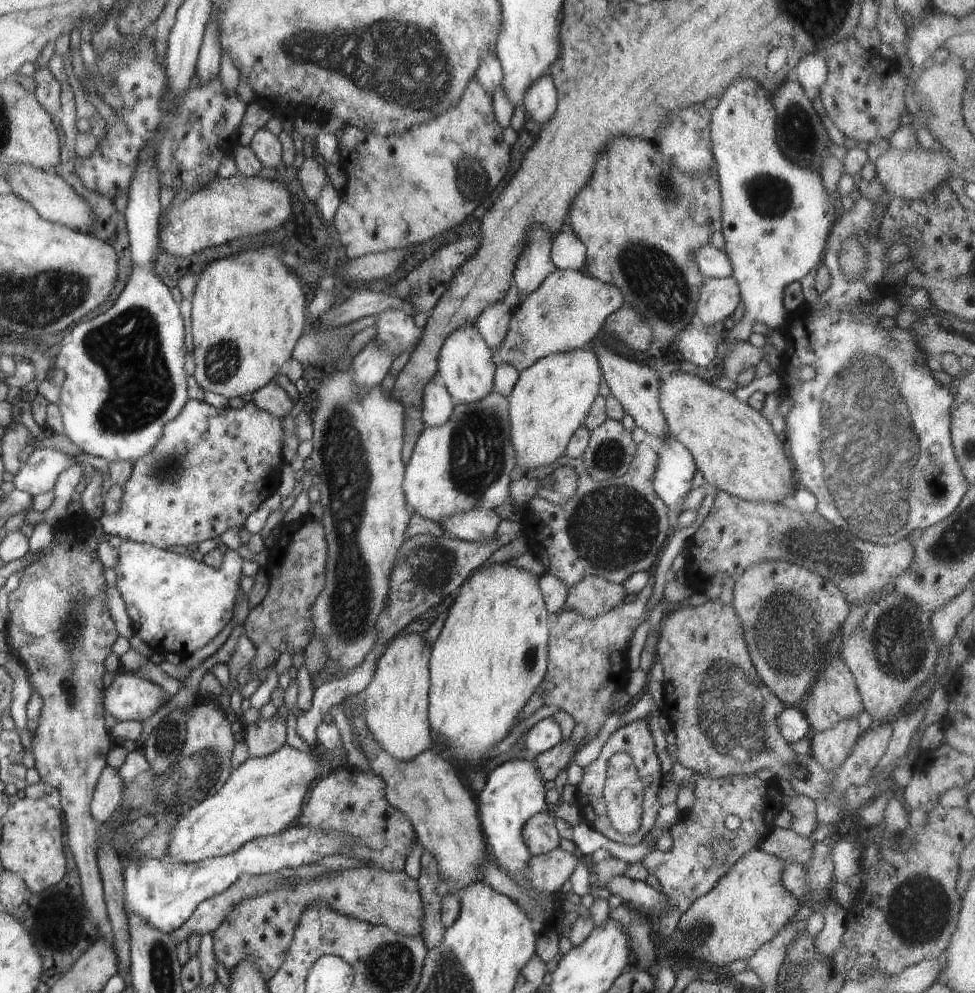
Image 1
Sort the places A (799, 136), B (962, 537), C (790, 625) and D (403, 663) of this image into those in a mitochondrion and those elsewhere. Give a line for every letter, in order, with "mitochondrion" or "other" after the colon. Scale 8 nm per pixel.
A: mitochondrion
B: mitochondrion
C: mitochondrion
D: other

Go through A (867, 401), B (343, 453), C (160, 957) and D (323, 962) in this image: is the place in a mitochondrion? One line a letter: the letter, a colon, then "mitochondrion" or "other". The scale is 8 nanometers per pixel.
A: mitochondrion
B: mitochondrion
C: mitochondrion
D: other

